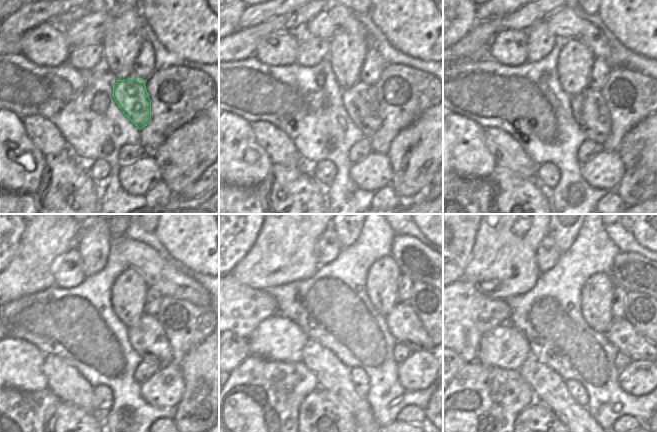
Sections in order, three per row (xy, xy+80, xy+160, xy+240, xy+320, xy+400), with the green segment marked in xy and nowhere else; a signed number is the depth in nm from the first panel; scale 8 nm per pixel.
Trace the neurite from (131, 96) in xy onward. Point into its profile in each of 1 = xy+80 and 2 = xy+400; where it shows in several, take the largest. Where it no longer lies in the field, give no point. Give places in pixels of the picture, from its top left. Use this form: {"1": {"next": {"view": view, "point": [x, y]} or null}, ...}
{"1": {"next": {"view": "xy+80", "point": [361, 101]}}, "2": {"next": {"view": "xy+400", "point": [621, 333]}}}

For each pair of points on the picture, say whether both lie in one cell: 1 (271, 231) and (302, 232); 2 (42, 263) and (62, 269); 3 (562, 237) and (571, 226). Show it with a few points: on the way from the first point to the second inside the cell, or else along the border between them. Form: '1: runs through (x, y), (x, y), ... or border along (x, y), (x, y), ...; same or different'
1: runs through (279, 231), (294, 231); same
2: border along (68, 250), (60, 254), (51, 265), (54, 285); different
3: runs through (564, 234), (568, 229); same

